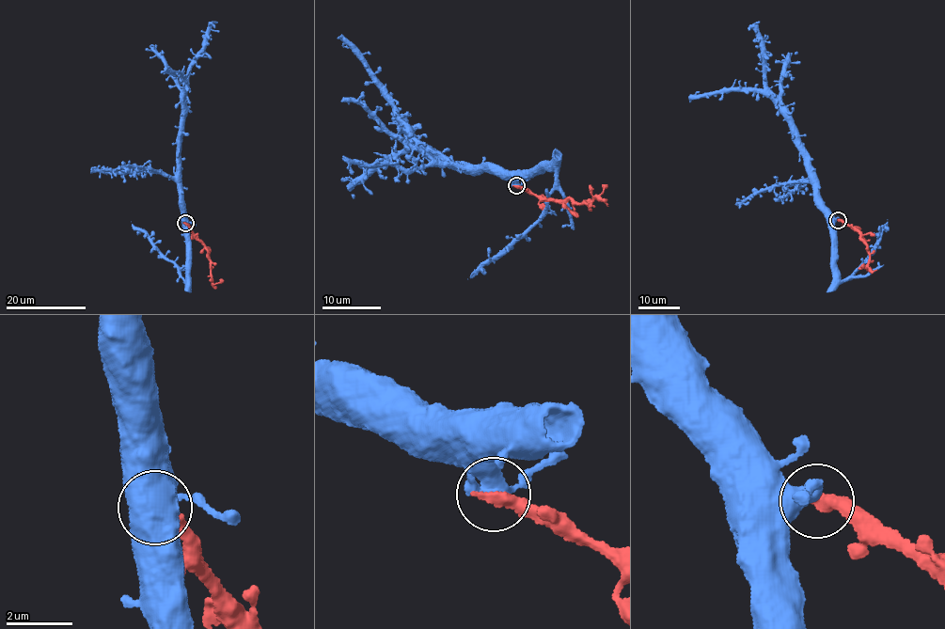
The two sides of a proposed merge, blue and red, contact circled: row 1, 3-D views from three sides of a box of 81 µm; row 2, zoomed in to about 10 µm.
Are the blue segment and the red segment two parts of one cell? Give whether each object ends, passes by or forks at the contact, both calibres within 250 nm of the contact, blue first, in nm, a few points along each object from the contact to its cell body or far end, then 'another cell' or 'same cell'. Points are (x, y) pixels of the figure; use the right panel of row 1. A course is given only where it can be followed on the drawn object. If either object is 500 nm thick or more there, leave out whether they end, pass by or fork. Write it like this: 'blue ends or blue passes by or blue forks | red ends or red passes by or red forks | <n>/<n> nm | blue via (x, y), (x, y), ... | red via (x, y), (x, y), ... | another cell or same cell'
blue passes by | red ends | 440/400 nm | blue via (837, 219), (818, 195), (818, 180), (794, 119), (769, 98), (750, 90), (720, 91), (696, 97), (689, 101) | red via (838, 219), (856, 228), (867, 247), (868, 268), (863, 268), (862, 264) | another cell

